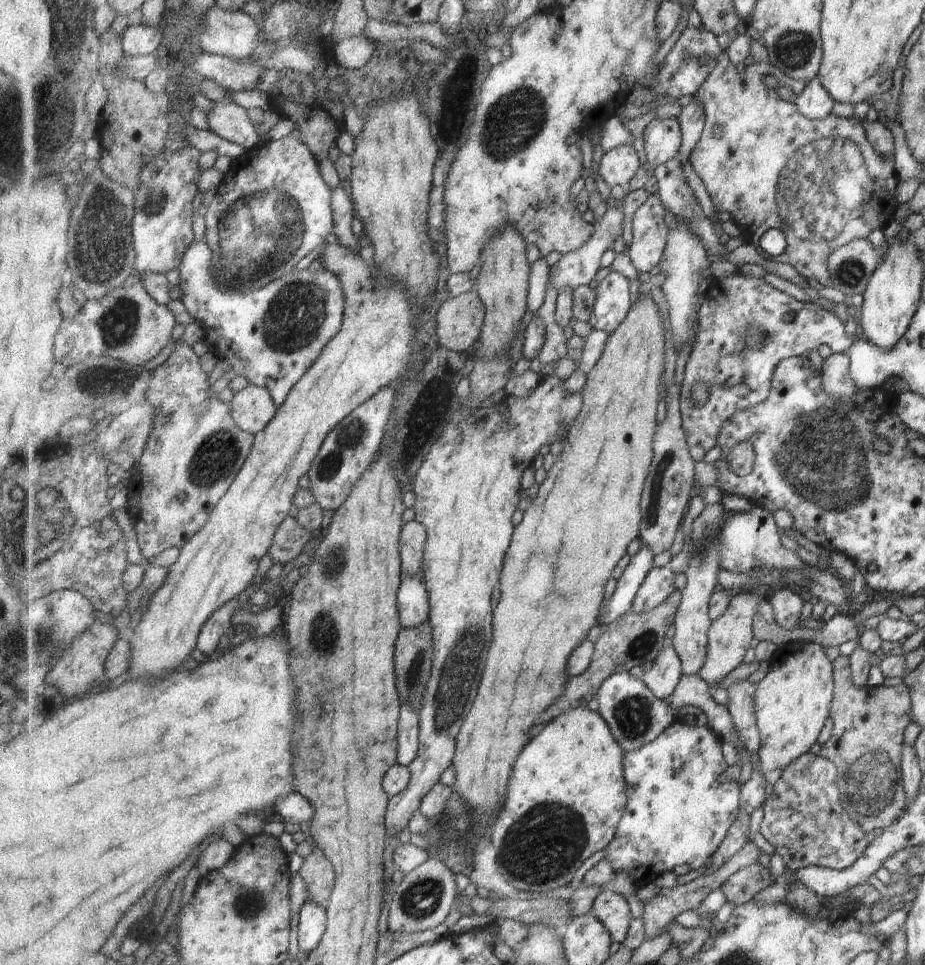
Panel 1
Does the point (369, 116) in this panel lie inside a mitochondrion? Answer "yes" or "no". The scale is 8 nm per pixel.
no

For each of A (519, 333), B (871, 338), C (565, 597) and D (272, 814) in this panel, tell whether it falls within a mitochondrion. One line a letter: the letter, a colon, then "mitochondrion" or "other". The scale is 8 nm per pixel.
A: other
B: other
C: other
D: other

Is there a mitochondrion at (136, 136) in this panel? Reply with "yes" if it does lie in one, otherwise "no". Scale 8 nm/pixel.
no

